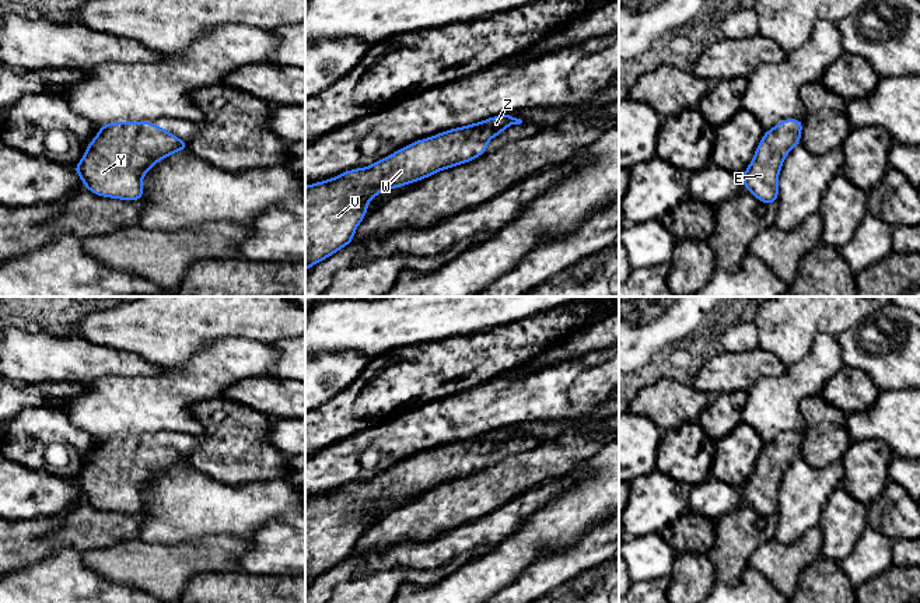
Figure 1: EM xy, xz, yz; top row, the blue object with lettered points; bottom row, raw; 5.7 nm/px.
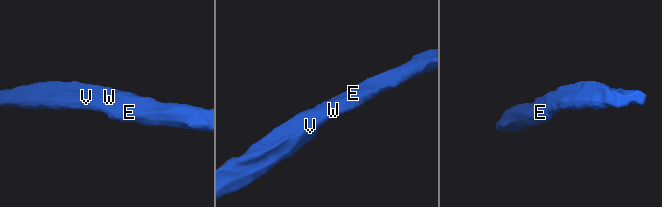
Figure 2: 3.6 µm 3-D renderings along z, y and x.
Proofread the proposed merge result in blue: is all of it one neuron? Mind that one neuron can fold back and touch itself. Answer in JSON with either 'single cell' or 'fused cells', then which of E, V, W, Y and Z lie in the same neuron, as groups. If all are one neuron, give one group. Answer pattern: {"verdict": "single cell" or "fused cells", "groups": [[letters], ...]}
{"verdict": "single cell", "groups": [["E", "V", "W", "Y", "Z"]]}

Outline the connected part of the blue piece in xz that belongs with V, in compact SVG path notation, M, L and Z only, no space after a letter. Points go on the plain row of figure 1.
M511 427L492 430L416 453L365 481L344 484L335 491L305 499L305 585L354 554L356 543L367 529L368 515L381 505L420 495L440 484L471 476L487 466L492 452L508 439L521 437L522 434Z

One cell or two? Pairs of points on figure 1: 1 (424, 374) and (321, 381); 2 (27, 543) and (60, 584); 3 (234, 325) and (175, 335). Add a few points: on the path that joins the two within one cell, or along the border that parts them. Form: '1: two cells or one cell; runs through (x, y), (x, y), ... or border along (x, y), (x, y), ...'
1: two cells; border along (370, 360), (366, 368), (331, 400)
2: two cells; border along (72, 549), (51, 551), (45, 557), (14, 571)
3: one cell; runs through (220, 325), (189, 326)

